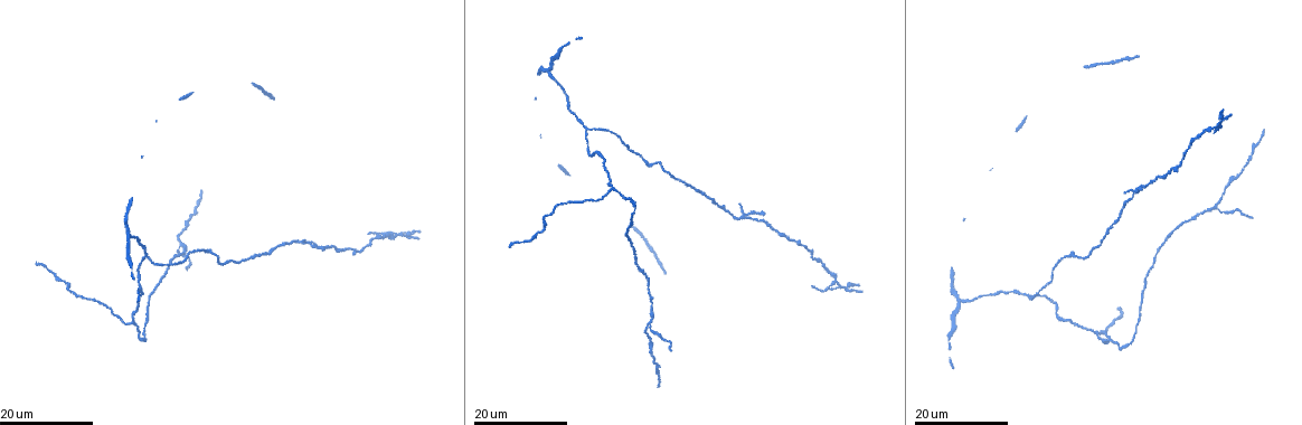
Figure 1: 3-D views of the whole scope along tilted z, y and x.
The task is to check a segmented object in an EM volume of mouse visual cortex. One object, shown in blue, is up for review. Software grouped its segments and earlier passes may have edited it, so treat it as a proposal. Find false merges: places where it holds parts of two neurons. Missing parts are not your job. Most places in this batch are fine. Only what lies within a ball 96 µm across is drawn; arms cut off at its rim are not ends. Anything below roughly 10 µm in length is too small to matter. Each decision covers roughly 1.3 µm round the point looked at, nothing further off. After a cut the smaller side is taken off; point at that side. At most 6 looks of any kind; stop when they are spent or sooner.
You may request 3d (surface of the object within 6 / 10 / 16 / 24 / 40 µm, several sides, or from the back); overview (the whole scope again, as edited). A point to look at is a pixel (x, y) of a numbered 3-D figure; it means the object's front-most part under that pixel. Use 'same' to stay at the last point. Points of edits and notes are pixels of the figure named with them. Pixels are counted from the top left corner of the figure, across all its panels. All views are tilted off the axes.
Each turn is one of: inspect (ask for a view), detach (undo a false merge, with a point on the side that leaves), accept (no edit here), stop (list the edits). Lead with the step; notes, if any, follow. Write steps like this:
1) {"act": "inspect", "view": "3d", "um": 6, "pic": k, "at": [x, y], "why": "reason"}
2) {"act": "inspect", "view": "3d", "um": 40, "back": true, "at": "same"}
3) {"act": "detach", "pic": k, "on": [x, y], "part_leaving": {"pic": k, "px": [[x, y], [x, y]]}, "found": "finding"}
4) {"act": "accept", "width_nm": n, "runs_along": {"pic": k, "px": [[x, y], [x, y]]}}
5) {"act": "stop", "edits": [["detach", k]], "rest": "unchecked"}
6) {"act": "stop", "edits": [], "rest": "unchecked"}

{"act": "inspect", "view": "3d", "um": 16, "pic": 1, "at": [1213, 128], "why": "side arm on a straight run"}

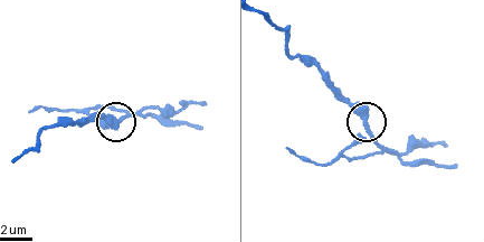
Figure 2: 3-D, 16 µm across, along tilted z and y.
{"act": "inspect", "view": "3d", "um": 6, "pic": 2, "at": [364, 121]}

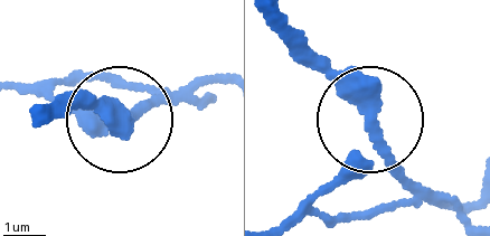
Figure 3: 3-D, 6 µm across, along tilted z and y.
{"act": "accept", "arms": 3, "runs_along": {"pic": 3, "px": [[283, 13], [371, 119], [411, 199]]}, "found": "all the same neuron"}

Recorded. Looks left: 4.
{"act": "inspect", "view": "3d", "um": 24, "pic": 1, "at": [584, 131], "why": "branch point"}

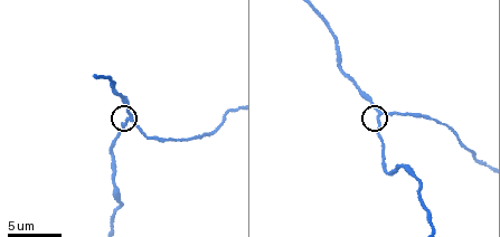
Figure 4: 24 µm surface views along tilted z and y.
{"act": "inspect", "view": "3d", "um": 10, "pic": 4, "at": [132, 118]}

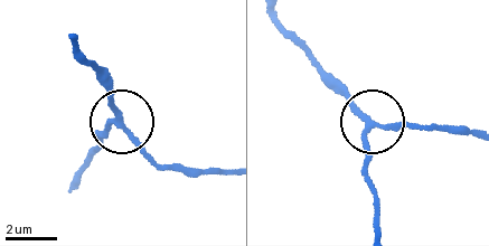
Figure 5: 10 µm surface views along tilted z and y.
{"act": "accept", "arms": 3, "runs_along": {"pic": 5, "px": [[114, 106], [157, 168]]}, "found": "continuous, no second neuron"}

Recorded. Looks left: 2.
{"act": "inspect", "view": "3d", "um": 24, "pic": 1, "at": [743, 218]}

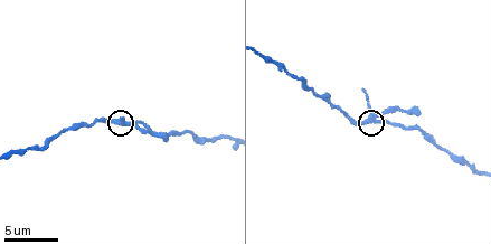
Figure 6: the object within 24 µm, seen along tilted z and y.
{"act": "inspect", "view": "3d", "um": 10, "pic": 6, "at": [375, 119], "why": "zoom in"}

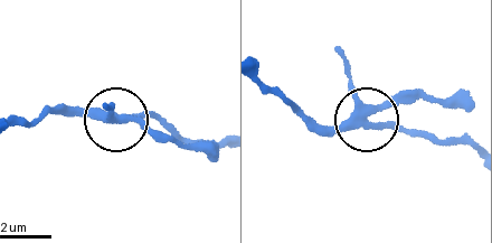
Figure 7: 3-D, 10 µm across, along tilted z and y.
{"act": "accept", "runs_along": {"pic": 7, "px": [[261, 84], [323, 125], [424, 131]]}, "found": "all the same neuron"}

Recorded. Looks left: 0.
{"act": "stop", "edits": [], "rest": "unchecked"}

